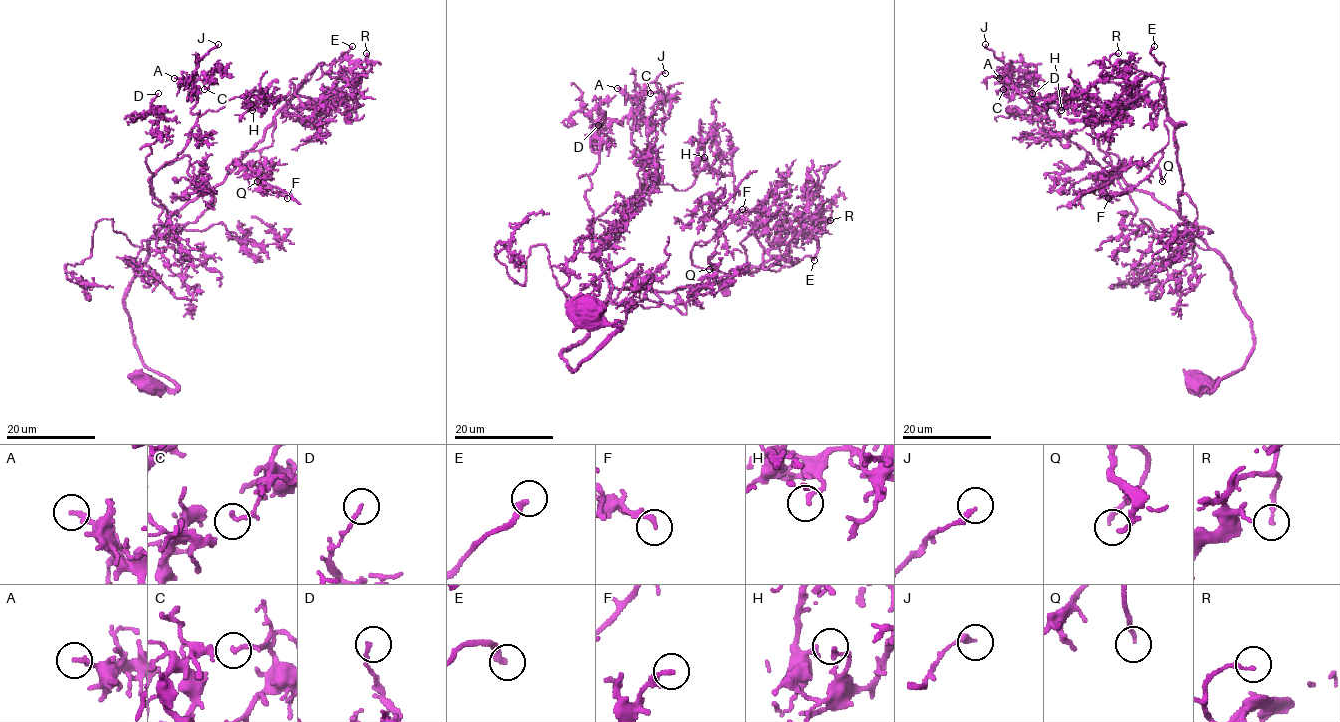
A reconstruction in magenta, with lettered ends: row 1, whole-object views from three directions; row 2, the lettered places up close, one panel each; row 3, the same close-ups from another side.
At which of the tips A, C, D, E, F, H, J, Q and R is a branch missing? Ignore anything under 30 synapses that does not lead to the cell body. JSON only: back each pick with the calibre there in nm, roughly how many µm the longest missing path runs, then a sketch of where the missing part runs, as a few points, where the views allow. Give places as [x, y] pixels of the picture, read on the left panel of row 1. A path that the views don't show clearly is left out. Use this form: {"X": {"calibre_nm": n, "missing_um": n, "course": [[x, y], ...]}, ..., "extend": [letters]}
{"E": {"calibre_nm": 280, "missing_um": 25, "course": [[352, 46], [364, 42], [366, 51], [380, 60], [381, 69], [403, 71], [409, 68], [414, 73], [415, 84]]}, "Q": {"calibre_nm": 170, "missing_um": 30, "course": [[257, 181], [267, 191], [280, 187], [298, 210], [277, 215], [274, 208], [280, 212]]}, "extend": ["E", "Q"]}

